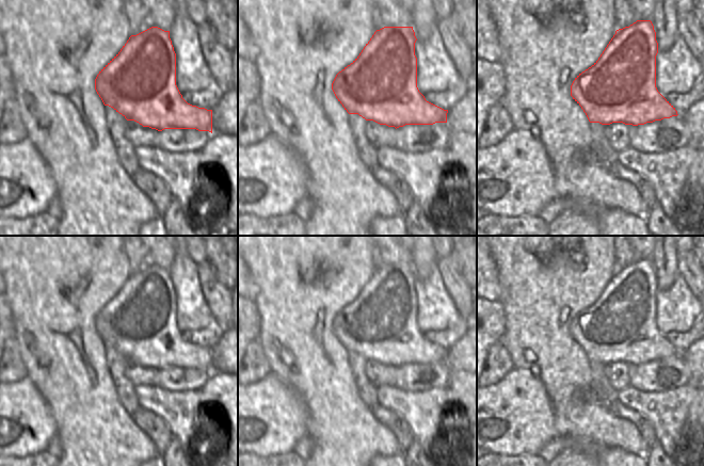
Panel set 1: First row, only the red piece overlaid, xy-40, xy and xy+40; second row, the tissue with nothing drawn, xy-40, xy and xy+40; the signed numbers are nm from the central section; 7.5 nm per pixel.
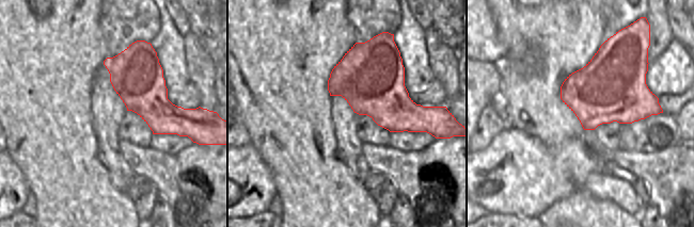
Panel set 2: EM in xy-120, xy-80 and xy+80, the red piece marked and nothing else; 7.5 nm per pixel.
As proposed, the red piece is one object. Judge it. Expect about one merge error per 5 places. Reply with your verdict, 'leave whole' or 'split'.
leave whole

